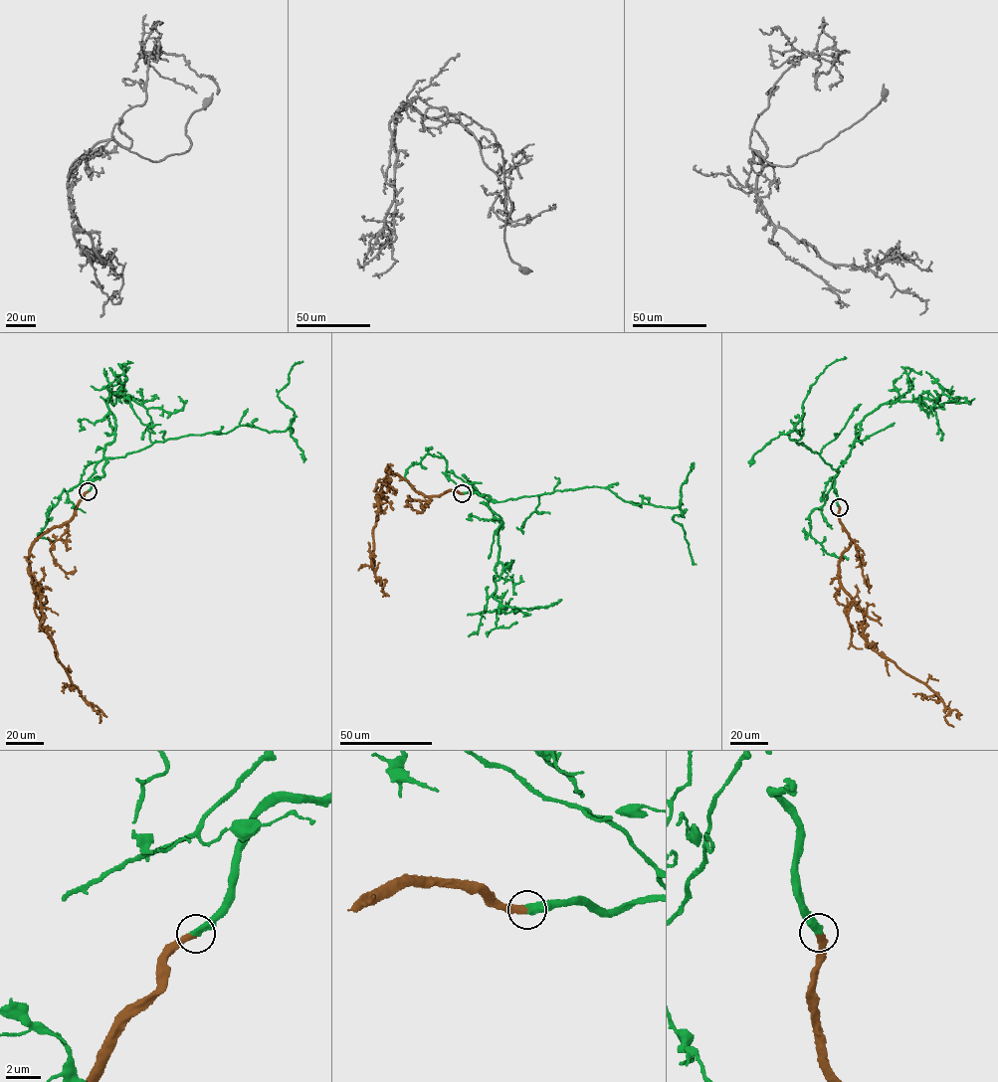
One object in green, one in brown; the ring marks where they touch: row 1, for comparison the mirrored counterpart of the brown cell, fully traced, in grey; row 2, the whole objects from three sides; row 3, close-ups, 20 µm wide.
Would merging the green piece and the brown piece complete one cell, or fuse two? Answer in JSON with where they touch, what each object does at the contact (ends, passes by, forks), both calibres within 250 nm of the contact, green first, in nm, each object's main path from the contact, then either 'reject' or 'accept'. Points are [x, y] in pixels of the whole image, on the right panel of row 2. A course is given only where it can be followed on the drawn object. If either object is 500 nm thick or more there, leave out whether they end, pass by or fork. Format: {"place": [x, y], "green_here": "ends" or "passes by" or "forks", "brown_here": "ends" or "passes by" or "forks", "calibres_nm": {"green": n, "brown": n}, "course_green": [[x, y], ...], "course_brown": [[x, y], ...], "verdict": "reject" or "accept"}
{"place": [839, 507], "green_here": "ends", "brown_here": "ends", "calibres_nm": {"green": 440, "brown": 400}, "course_green": [[839, 506], [834, 491], [837, 470], [796, 443], [804, 430], [800, 435], [794, 427], [817, 377], [845, 356]], "course_brown": [[839, 506], [852, 542], [839, 562], [840, 585], [868, 625], [864, 639], [933, 691], [953, 726]], "verdict": "accept"}

